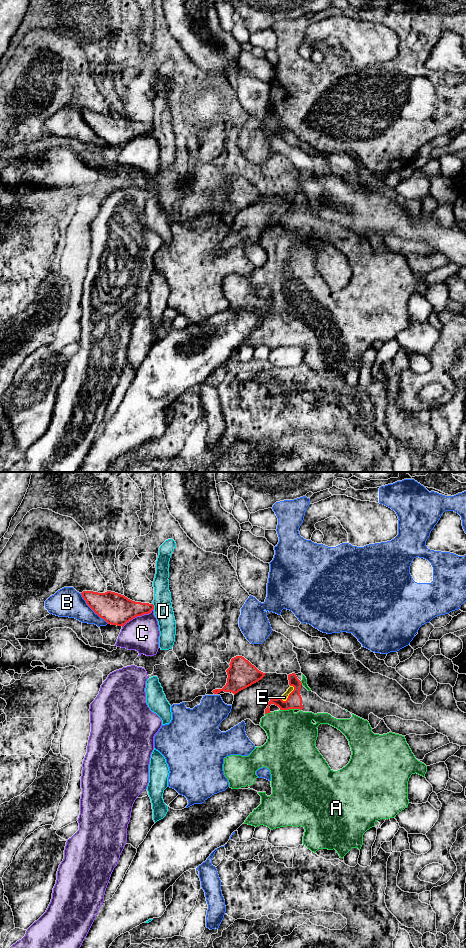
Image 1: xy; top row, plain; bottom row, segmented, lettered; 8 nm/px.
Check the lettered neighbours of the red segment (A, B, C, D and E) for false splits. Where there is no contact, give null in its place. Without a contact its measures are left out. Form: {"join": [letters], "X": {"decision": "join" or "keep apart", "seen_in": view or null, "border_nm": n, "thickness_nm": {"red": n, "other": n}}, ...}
{"join": ["A"], "A": {"decision": "join", "seen_in": "xy", "border_nm": 170, "thickness_nm": {"red": 130, "other": 380}}, "B": {"decision": "keep apart", "seen_in": "xy", "border_nm": 340, "thickness_nm": {"red": 260, "other": 240}}, "C": {"decision": "keep apart", "seen_in": "xy", "border_nm": 300, "thickness_nm": {"red": 260, "other": 280}}, "D": {"decision": "keep apart", "seen_in": "xy", "border_nm": 40, "thickness_nm": {"red": 200, "other": 160}}, "E": {"decision": "keep apart", "seen_in": "xy", "border_nm": 150, "thickness_nm": {"red": 130, "other": 50}}}

